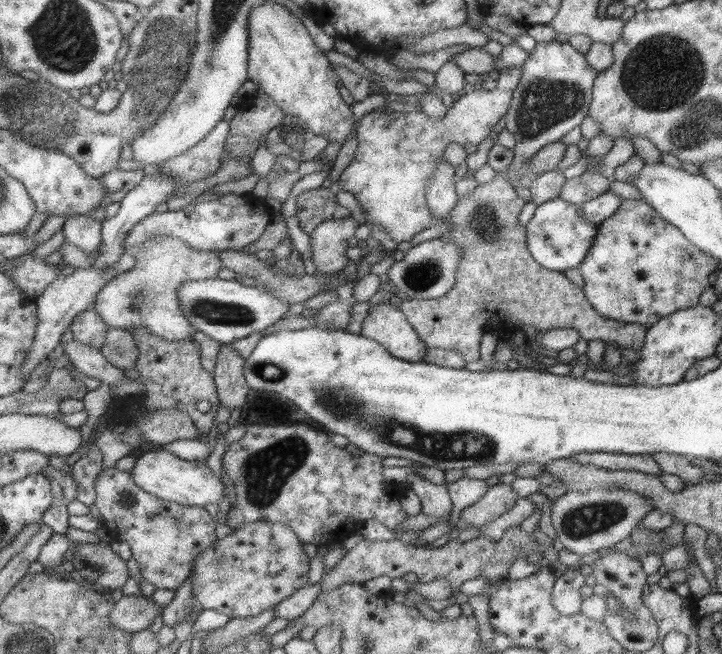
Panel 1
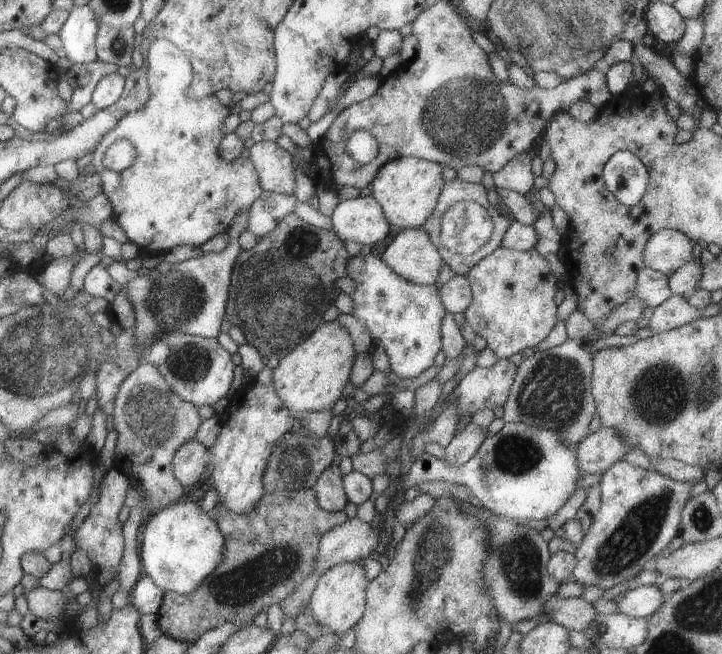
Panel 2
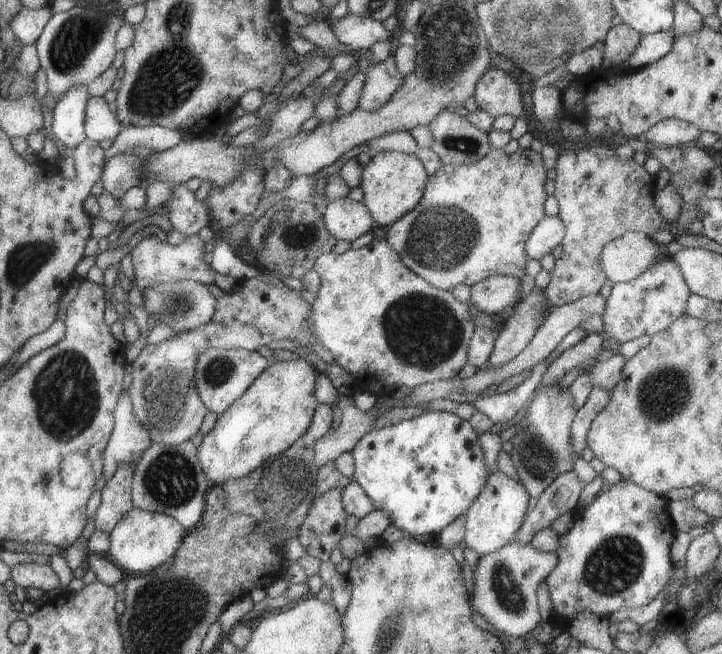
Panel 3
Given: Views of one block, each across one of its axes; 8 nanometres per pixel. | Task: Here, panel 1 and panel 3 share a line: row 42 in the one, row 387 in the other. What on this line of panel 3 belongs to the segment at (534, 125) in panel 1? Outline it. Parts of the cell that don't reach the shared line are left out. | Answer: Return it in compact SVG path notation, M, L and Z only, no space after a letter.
M560 383L542 384L533 391L526 415L519 422L520 430L509 440L512 443L511 459L517 470L517 478L530 496L540 497L559 474L572 471L575 467L579 456L571 443L571 424L576 413L569 387L563 388Z

